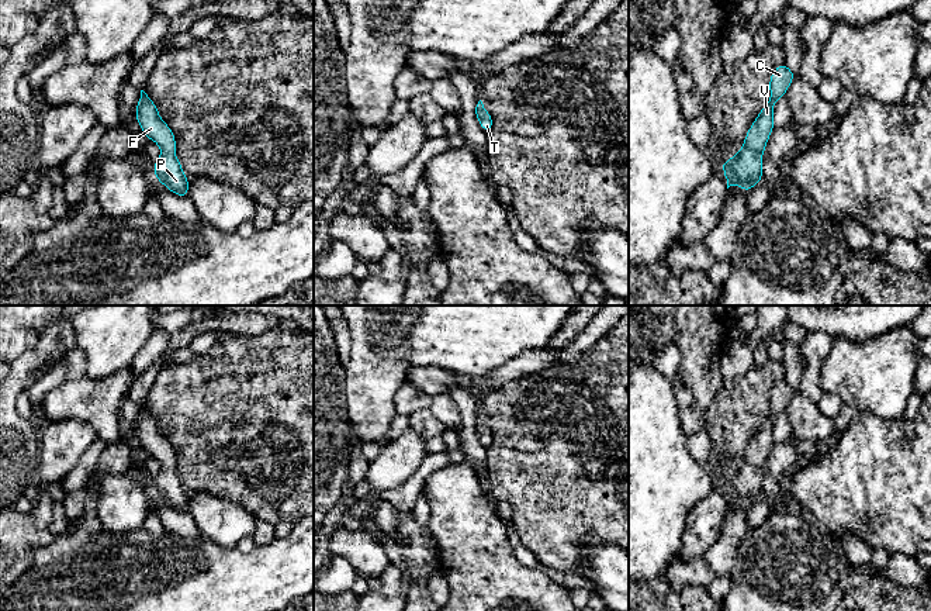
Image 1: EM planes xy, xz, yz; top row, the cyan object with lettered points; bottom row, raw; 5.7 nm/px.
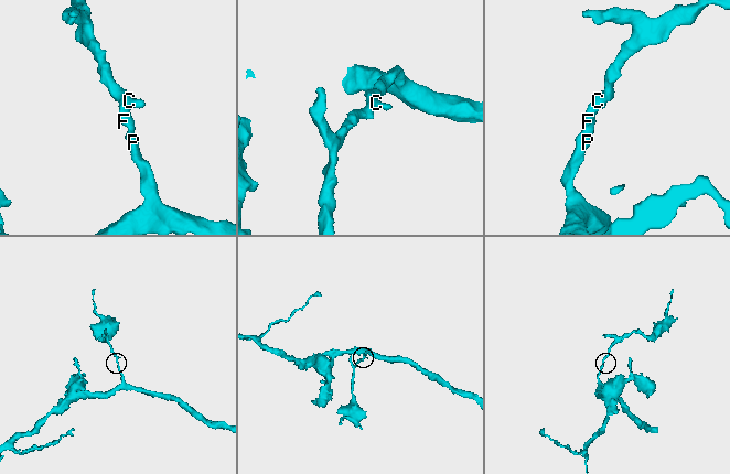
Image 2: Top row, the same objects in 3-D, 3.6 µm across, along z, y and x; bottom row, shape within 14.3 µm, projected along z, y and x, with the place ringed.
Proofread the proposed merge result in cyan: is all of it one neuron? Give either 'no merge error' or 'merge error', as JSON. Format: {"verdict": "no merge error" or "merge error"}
{"verdict": "no merge error"}

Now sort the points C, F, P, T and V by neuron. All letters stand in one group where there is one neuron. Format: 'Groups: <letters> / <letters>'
Groups: C F P T V

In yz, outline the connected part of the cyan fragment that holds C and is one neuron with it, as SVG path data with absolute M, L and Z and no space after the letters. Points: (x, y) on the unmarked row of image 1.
M785 379L776 382L769 393L771 414L762 422L751 439L743 463L730 474L721 479L727 496L727 504L737 500L740 504L750 505L762 496L762 469L766 463L771 448L773 446L773 421L785 411L796 389Z

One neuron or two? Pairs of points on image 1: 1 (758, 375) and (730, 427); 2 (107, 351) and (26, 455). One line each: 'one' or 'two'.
1: one
2: two

